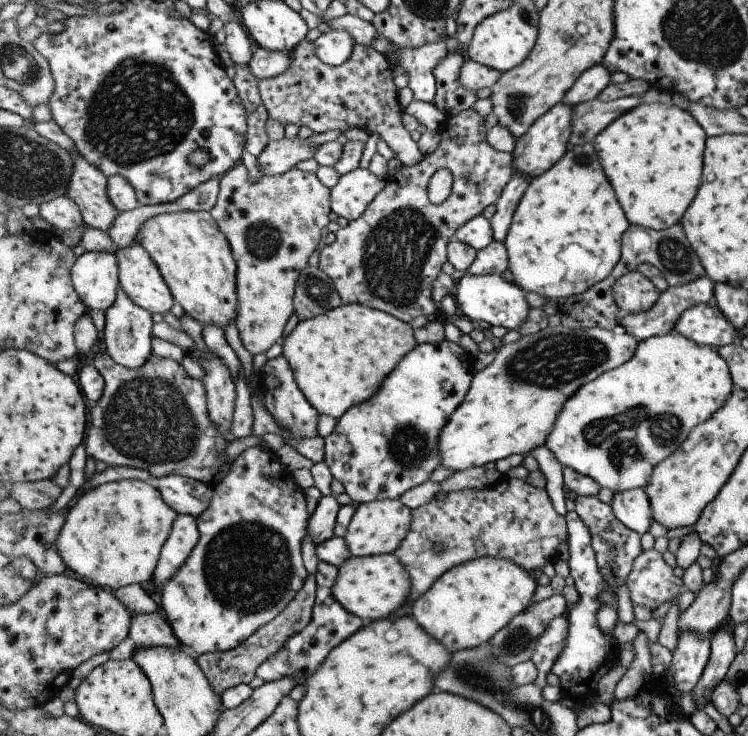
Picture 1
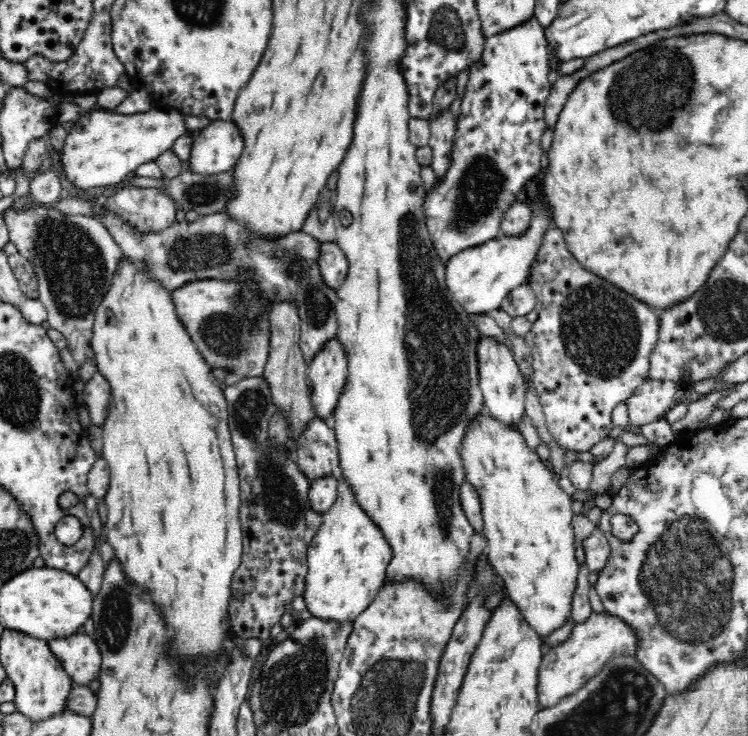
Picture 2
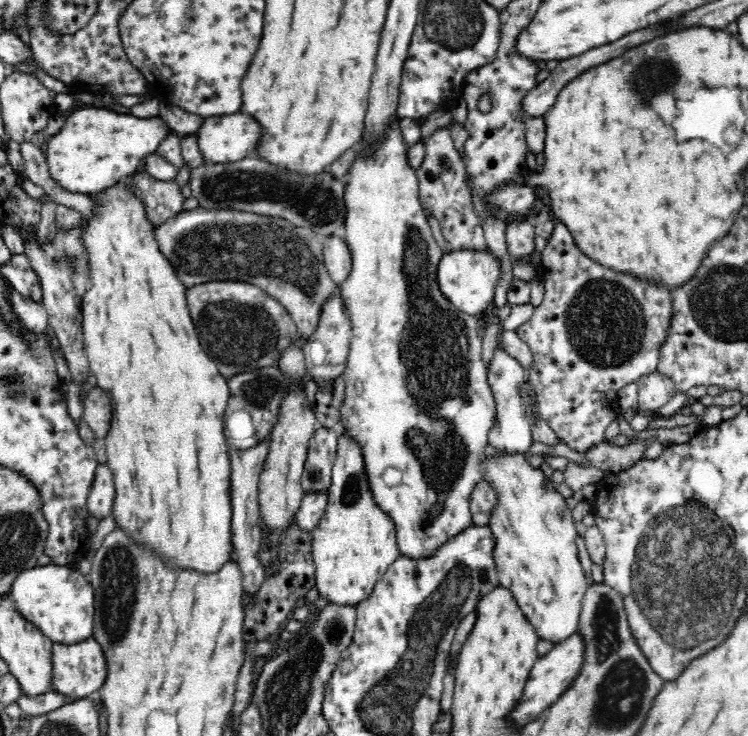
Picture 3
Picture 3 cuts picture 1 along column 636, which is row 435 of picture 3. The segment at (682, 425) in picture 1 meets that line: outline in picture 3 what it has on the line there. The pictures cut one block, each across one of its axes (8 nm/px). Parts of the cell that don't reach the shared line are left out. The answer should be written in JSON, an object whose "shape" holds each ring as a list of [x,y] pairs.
{"shape":[[[397,122],[392,124],[390,136],[386,142],[382,142],[374,152],[361,154],[357,152],[354,164],[350,166],[350,178],[346,181],[344,199],[348,205],[346,212],[345,236],[346,243],[352,253],[352,268],[348,278],[340,284],[340,292],[345,299],[347,310],[349,310],[353,337],[350,344],[346,367],[343,370],[344,377],[344,400],[340,405],[341,423],[347,433],[356,437],[362,445],[362,455],[366,463],[366,475],[370,483],[370,491],[382,510],[392,515],[396,523],[396,535],[398,535],[398,547],[400,554],[410,555],[411,558],[430,558],[434,551],[442,546],[449,538],[462,532],[466,527],[473,525],[470,510],[470,496],[474,487],[484,476],[486,468],[486,456],[489,450],[489,434],[493,430],[497,420],[496,397],[488,382],[487,367],[483,362],[482,341],[477,335],[477,318],[457,311],[455,306],[450,305],[446,298],[442,297],[438,283],[435,280],[435,272],[438,262],[446,251],[440,248],[430,231],[430,224],[422,212],[418,198],[418,179],[415,170],[410,164],[406,164],[406,151],[409,144],[402,138]]]}

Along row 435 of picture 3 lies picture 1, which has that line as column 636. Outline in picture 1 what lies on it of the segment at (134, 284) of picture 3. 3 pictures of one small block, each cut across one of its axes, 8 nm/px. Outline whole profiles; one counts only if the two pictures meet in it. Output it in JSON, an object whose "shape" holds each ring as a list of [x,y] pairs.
{"shape":[[[641,103],[639,106],[620,116],[617,120],[614,120],[605,130],[597,135],[593,142],[593,144],[595,144],[595,150],[600,154],[605,174],[608,174],[608,178],[616,190],[616,196],[620,200],[621,206],[624,207],[625,214],[628,215],[631,224],[662,231],[673,228],[675,224],[683,220],[683,216],[685,216],[685,213],[689,210],[689,206],[693,204],[693,201],[696,200],[697,193],[701,188],[705,168],[704,156],[708,137],[708,133],[704,129],[704,126],[701,126],[701,123],[697,121],[691,112],[687,109],[681,109],[679,106],[672,103]]]}

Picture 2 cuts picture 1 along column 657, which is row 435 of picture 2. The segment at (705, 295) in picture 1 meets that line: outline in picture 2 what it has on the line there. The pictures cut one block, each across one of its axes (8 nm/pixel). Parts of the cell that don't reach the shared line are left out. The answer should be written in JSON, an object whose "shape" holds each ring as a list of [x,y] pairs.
{"shape":[[[314,418],[308,424],[308,428],[300,435],[297,442],[297,463],[298,468],[310,482],[317,478],[335,476],[340,472],[338,445],[334,428],[328,428],[322,418]]]}

